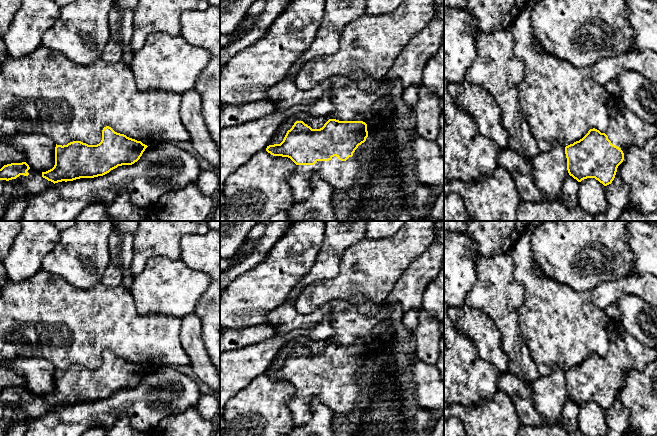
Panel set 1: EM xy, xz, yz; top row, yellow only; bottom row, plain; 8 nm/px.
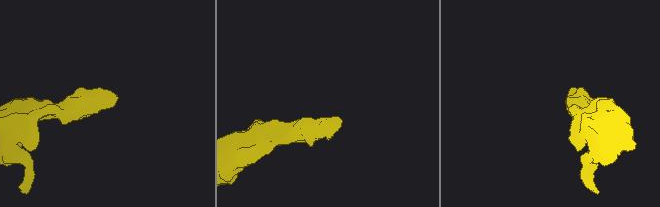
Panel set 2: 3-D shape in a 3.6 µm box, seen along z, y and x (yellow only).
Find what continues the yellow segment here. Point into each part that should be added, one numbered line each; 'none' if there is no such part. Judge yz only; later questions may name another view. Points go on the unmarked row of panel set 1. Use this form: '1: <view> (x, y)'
1: yz (625, 353)

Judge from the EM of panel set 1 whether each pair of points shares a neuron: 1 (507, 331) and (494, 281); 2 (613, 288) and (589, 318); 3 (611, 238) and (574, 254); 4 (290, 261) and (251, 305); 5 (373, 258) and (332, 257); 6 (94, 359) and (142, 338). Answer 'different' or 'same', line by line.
1: same
2: different
3: same
4: same
5: different
6: same

